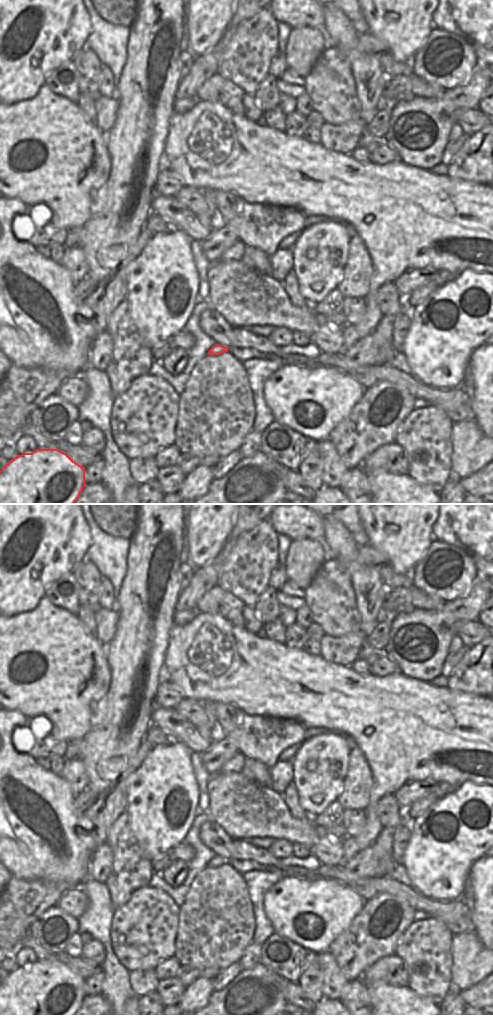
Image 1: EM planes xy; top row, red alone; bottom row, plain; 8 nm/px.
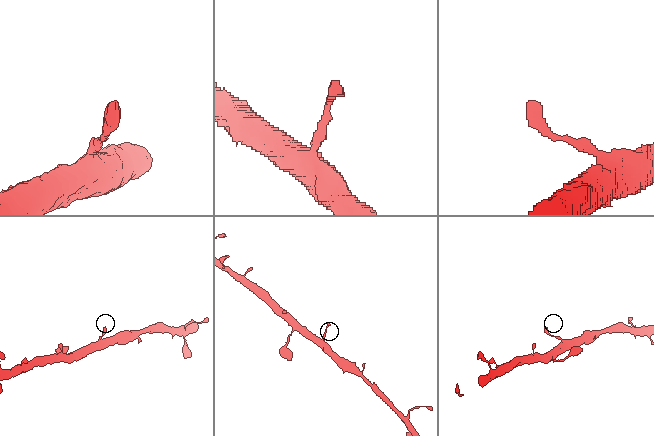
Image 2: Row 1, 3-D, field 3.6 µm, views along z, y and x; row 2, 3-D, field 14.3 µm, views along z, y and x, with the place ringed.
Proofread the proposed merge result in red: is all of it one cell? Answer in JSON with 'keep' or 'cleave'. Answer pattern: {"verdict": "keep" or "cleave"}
{"verdict": "keep"}

